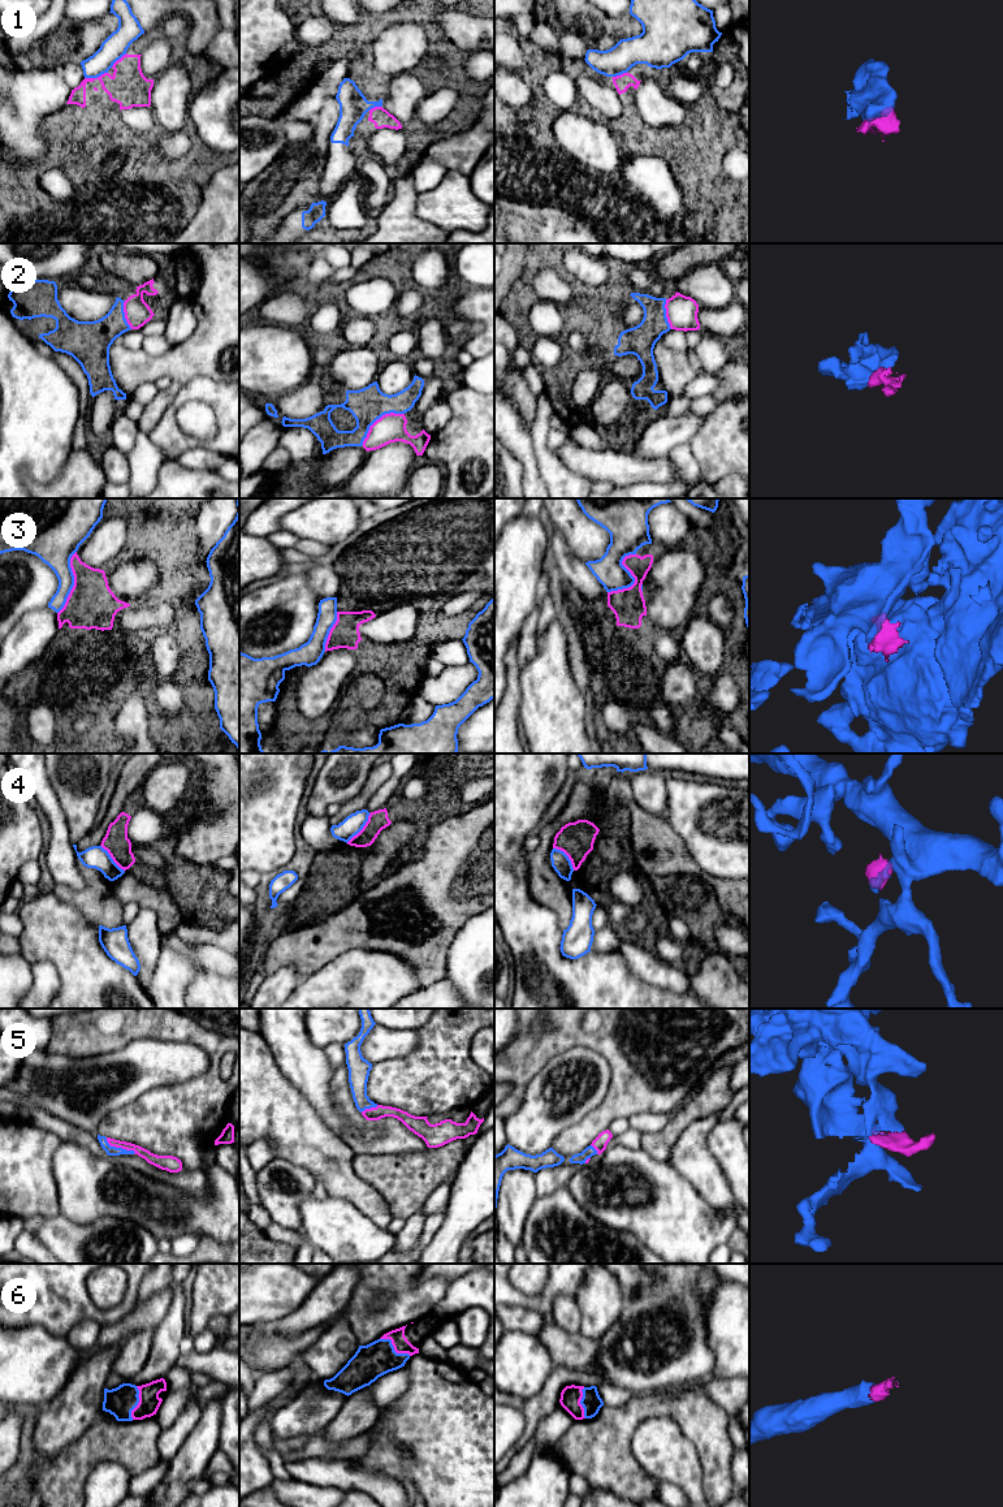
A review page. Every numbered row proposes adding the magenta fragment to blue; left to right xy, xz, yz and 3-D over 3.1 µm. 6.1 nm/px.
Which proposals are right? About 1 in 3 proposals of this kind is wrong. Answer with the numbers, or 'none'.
2, 5, 6

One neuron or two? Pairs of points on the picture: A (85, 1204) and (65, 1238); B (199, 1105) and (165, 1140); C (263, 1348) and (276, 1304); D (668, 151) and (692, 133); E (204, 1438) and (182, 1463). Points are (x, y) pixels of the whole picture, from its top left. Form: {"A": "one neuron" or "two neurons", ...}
{"A": "two neurons", "B": "one neuron", "C": "two neurons", "D": "one neuron", "E": "one neuron"}

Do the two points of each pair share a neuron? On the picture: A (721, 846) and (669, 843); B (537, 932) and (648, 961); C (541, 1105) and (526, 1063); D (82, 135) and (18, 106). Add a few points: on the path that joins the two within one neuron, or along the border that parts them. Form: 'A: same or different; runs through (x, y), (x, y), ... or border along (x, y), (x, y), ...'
A: different; border along (668, 819), (691, 858), (703, 869)
B: different; border along (612, 950), (622, 957), (638, 977)
C: different; border along (552, 1057), (530, 1082), (519, 1108)
D: different; border along (68, 98), (44, 119), (47, 147)

